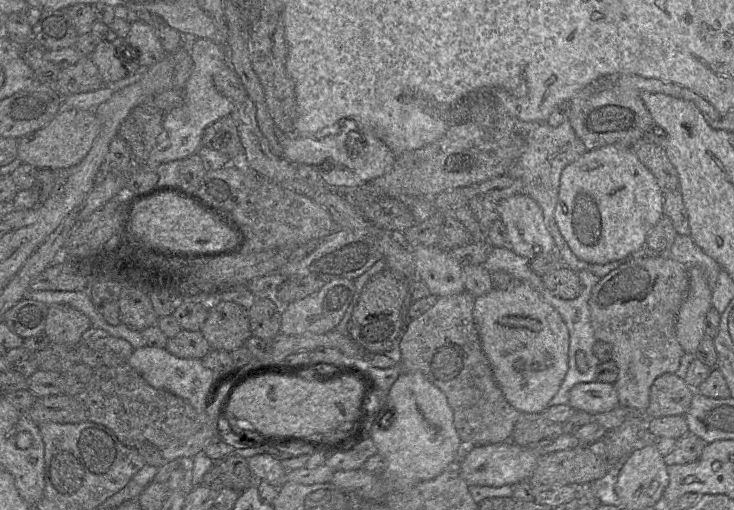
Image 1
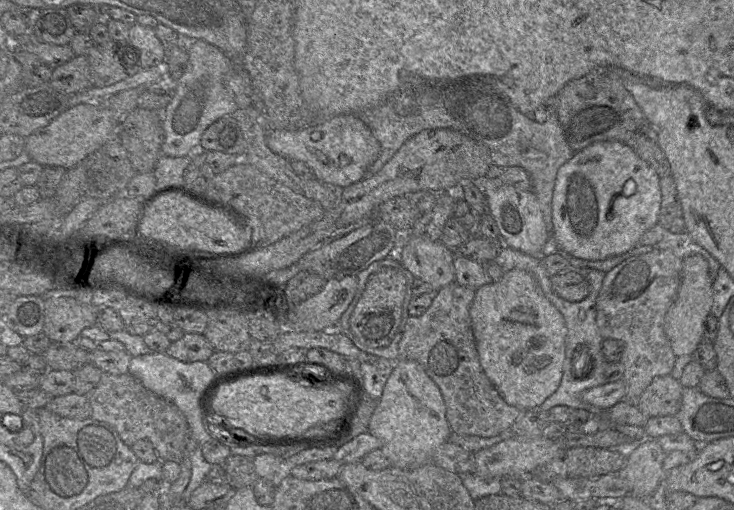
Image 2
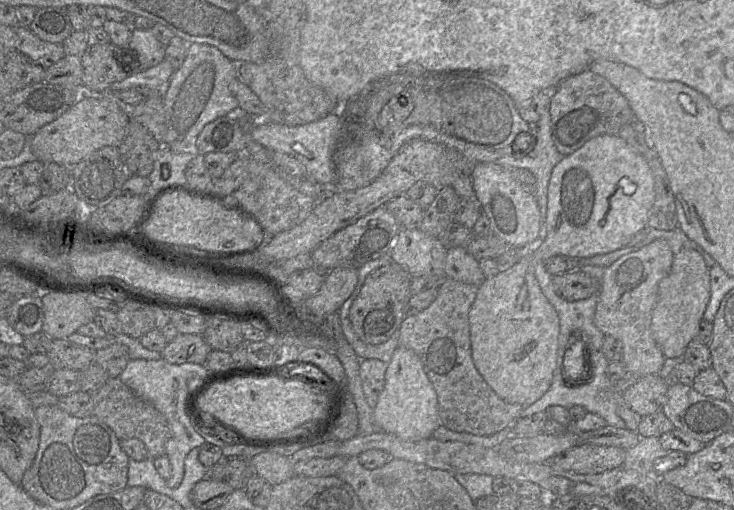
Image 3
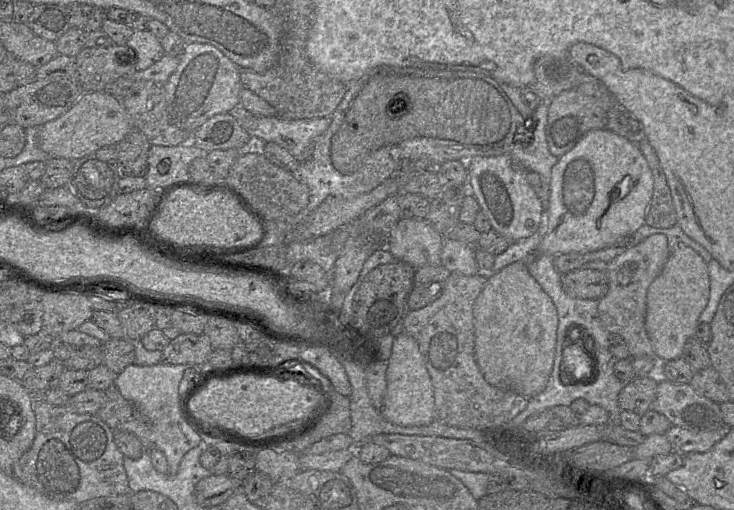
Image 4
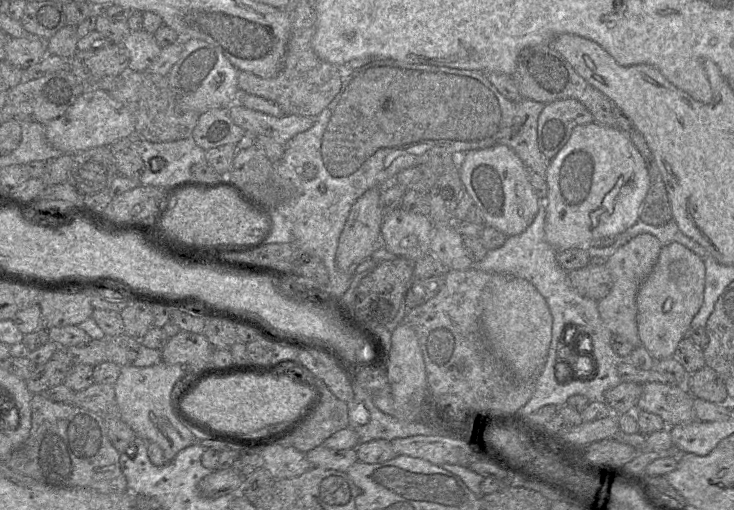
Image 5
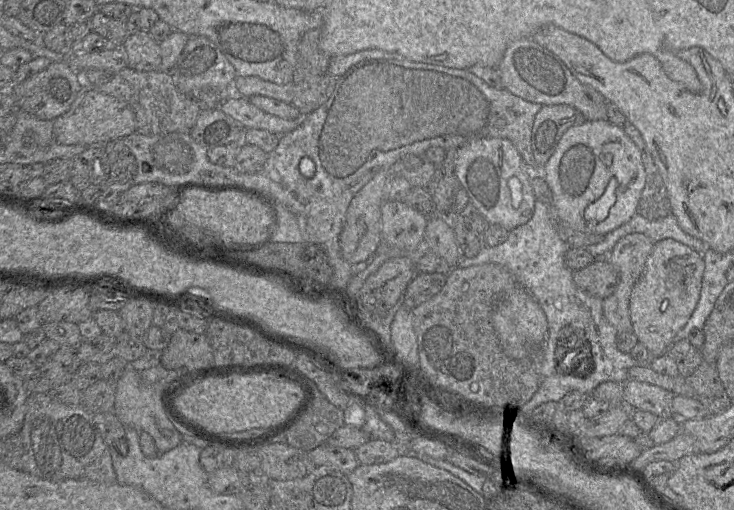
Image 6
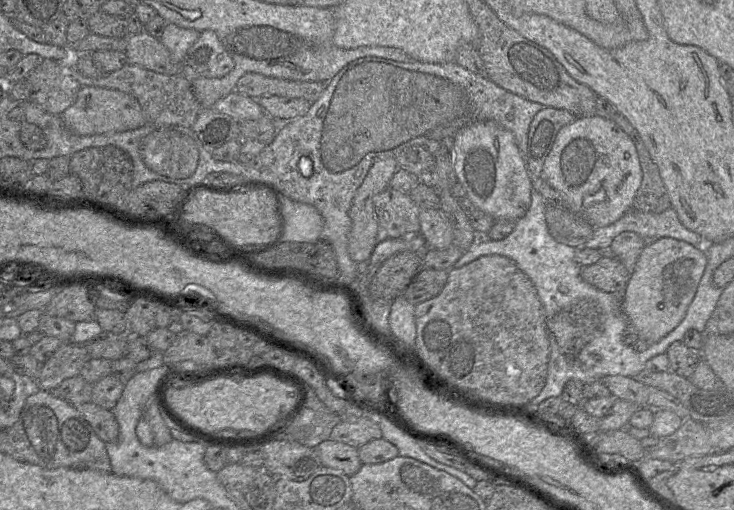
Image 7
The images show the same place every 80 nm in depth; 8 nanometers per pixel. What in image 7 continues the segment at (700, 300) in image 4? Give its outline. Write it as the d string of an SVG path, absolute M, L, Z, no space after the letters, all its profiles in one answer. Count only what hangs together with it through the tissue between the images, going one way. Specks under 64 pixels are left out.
M664 237L647 243L623 293L622 311L649 345L658 342L684 319L707 265L702 246Z

